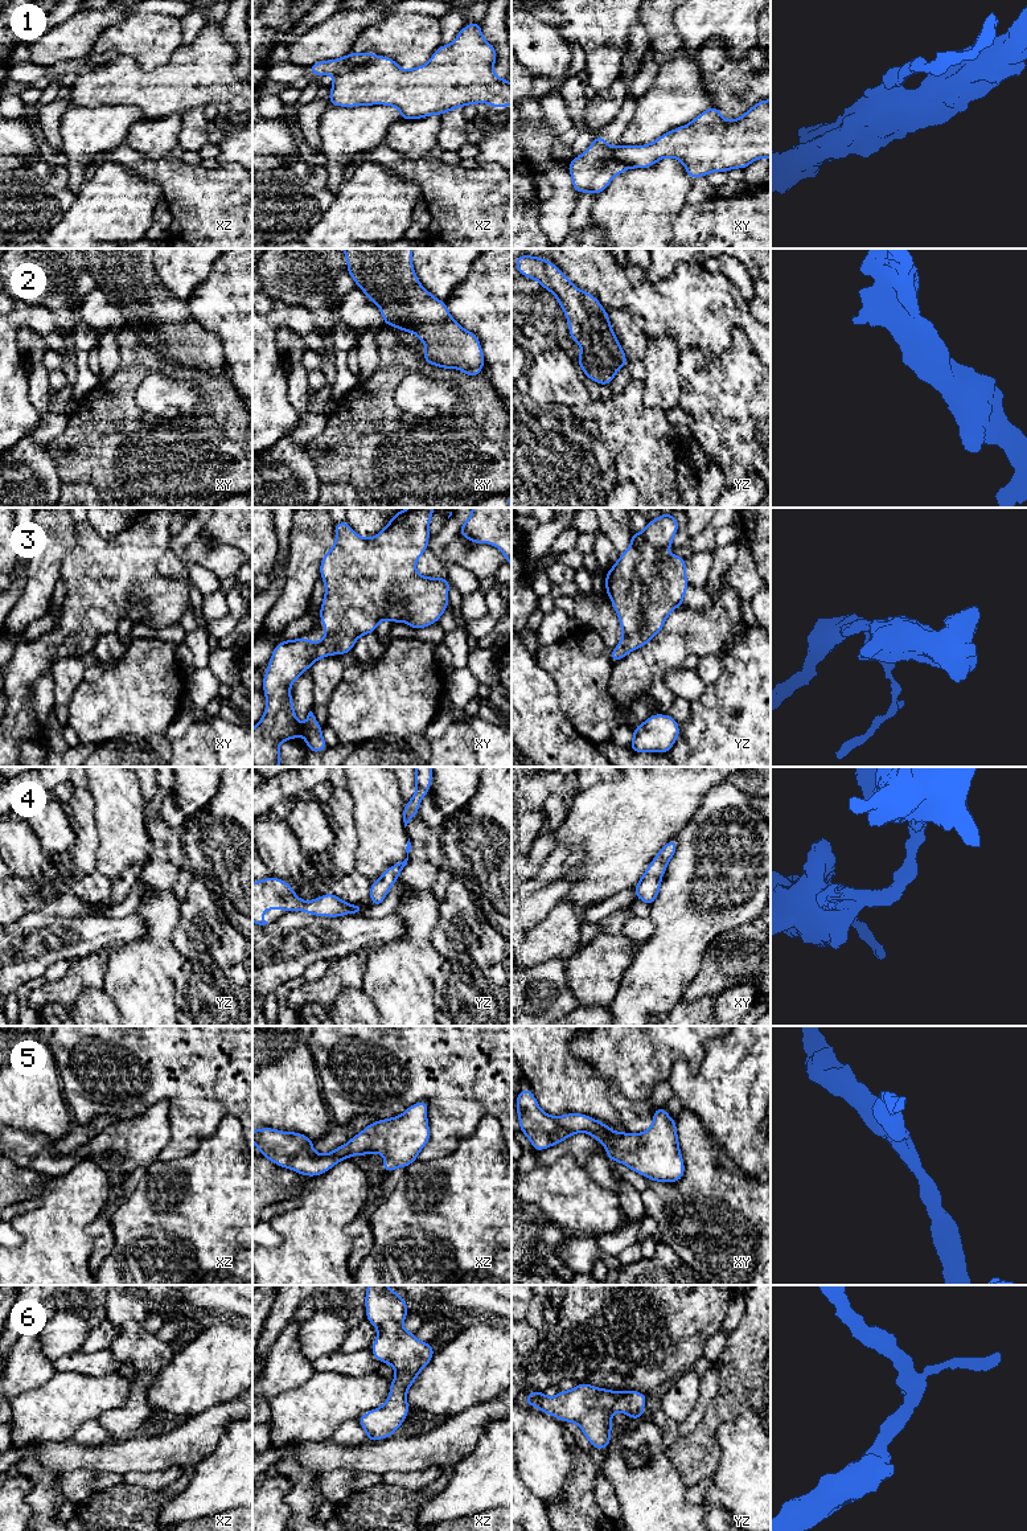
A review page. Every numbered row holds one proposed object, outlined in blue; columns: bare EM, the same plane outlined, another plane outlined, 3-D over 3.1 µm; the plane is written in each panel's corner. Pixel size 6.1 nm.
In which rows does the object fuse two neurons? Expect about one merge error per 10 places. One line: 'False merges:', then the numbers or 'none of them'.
False merges: 1

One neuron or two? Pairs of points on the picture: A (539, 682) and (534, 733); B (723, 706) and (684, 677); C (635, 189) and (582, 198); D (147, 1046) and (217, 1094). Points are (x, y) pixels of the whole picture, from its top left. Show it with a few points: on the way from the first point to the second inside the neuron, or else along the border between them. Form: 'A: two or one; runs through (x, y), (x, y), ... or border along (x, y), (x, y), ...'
A: one; runs through (534, 694), (534, 721)
B: two; border along (706, 685), (703, 692), (690, 702)
C: two; border along (598, 196), (592, 206), (591, 222)
D: one; runs through (164, 1046), (169, 1046), (200, 1076)

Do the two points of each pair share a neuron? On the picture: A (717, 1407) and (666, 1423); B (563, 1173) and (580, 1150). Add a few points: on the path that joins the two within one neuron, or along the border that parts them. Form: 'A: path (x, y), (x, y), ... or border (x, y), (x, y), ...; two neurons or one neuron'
A: border (680, 1435), (665, 1449); two neurons
B: border (583, 1165), (570, 1156), (561, 1156), (543, 1166); two neurons

